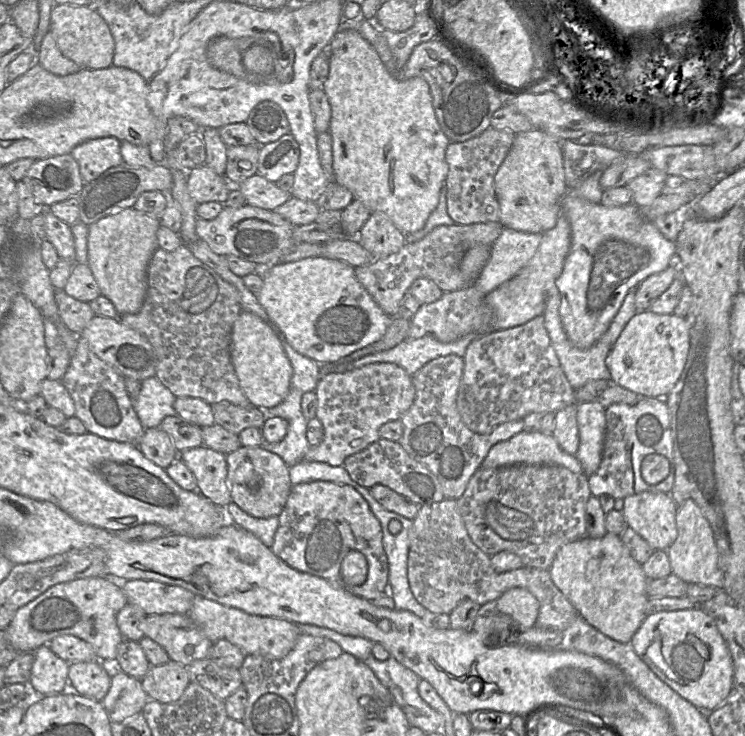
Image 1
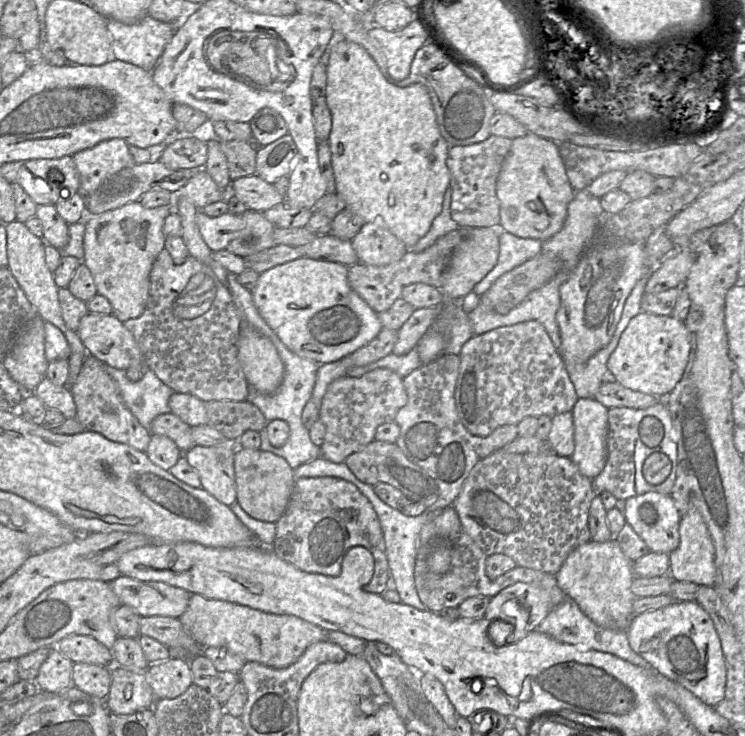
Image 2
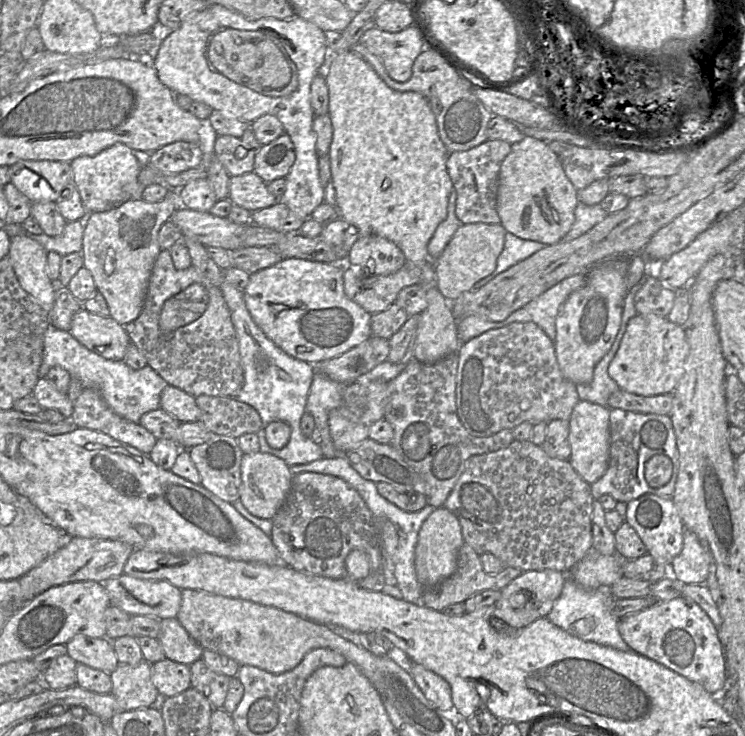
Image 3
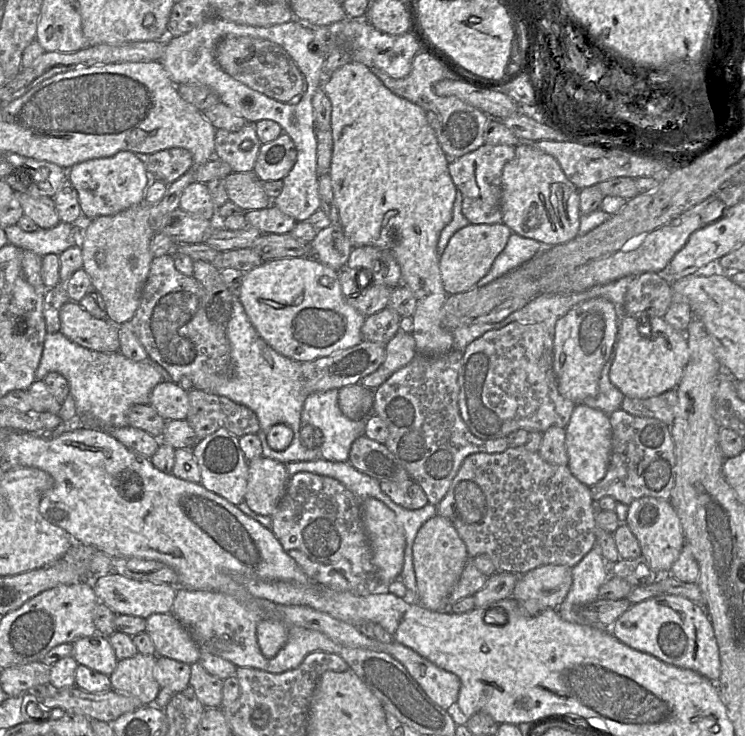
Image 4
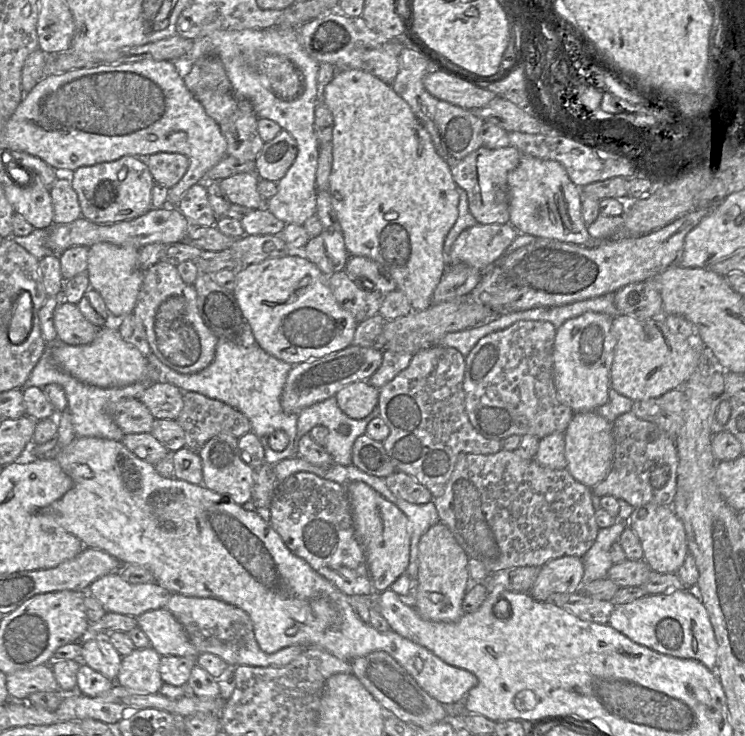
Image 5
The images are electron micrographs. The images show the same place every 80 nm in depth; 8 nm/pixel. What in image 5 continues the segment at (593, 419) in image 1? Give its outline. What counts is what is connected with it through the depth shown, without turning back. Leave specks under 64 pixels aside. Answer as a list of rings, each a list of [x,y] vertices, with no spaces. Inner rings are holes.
[[[596,411],[577,412],[564,432],[564,439],[567,470],[575,480],[592,488],[607,477],[613,461],[612,423]]]

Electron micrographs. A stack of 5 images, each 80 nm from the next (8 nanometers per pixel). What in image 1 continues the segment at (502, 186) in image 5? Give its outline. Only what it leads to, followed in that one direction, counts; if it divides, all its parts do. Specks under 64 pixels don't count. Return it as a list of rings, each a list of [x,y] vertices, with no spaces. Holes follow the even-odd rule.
[[[491,126],[476,137],[464,142],[450,142],[446,148],[445,159],[448,173],[447,212],[457,224],[497,222],[500,208],[494,190],[494,177],[508,154],[515,133],[511,130],[497,130]]]

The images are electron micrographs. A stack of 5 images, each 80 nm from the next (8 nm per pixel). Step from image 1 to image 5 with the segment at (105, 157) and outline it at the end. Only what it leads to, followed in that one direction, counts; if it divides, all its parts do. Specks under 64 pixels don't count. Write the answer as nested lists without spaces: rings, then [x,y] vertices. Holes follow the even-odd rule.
[[[135,156],[82,166],[72,174],[72,186],[78,195],[82,216],[97,224],[129,221],[148,213],[153,208],[151,197],[154,184],[148,165]]]

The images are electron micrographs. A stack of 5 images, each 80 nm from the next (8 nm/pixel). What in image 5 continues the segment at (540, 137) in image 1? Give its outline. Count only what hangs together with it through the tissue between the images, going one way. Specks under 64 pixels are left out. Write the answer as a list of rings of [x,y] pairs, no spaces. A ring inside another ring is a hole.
[[[521,155],[518,166],[508,173],[507,184],[509,224],[519,233],[581,246],[596,246],[603,241],[593,239],[588,233],[581,213],[580,188],[570,180],[558,161]]]

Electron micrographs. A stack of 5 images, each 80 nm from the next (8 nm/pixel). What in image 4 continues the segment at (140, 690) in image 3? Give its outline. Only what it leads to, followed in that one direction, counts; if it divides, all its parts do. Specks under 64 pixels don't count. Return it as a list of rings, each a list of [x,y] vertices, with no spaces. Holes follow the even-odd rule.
[[[157,655],[135,656],[119,660],[114,672],[109,676],[112,689],[140,701],[140,705],[153,705],[160,686],[154,678]]]

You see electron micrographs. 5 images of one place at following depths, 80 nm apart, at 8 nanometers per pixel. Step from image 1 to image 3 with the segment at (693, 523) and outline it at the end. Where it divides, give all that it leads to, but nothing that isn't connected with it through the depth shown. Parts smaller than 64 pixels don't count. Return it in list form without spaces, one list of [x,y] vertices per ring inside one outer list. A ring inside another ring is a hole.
[[[684,531],[683,548],[669,565],[669,575],[684,584],[705,584],[711,569],[711,555],[698,537]]]

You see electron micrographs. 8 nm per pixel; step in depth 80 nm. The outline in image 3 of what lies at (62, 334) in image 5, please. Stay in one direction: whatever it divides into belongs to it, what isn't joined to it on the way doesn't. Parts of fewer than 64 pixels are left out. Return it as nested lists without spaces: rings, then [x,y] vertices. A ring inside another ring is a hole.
[[[81,308],[72,319],[69,333],[90,351],[114,361],[122,361],[131,343],[125,327],[110,316],[100,316]]]

